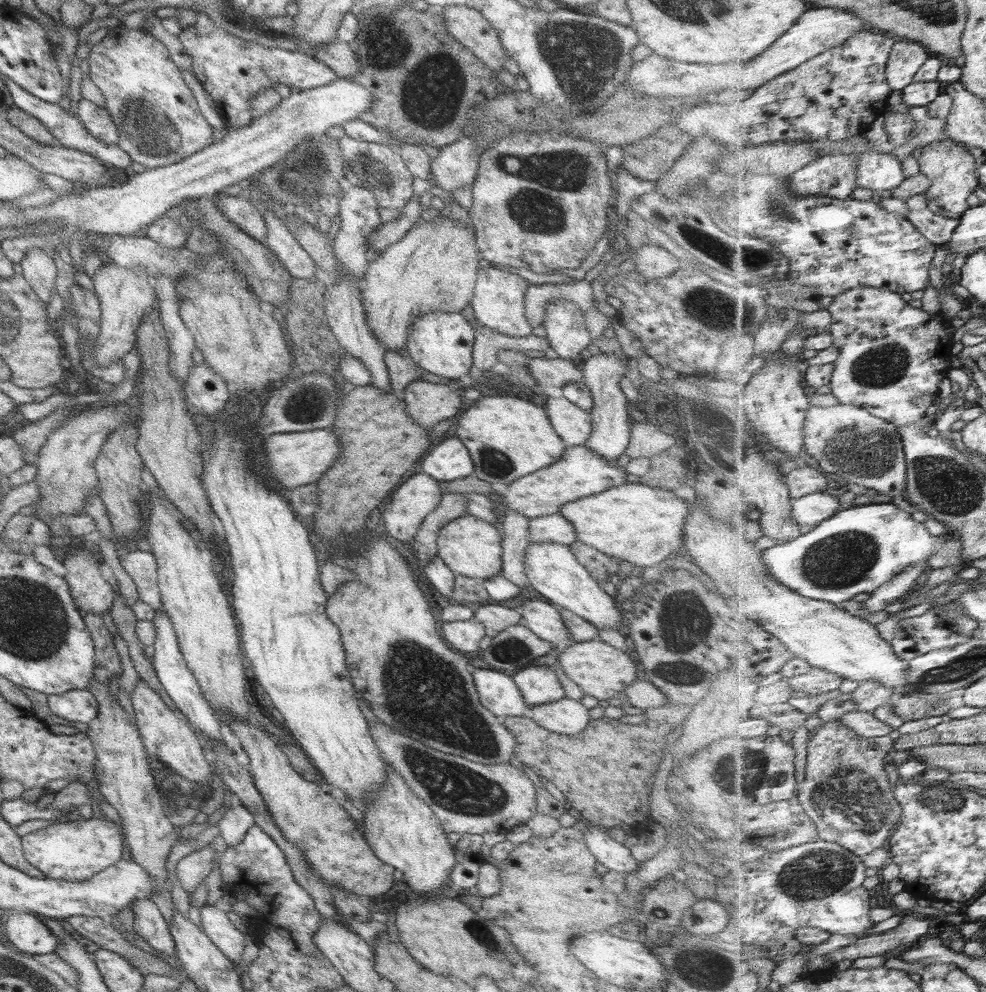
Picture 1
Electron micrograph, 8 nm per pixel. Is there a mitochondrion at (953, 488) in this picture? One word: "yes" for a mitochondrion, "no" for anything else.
yes

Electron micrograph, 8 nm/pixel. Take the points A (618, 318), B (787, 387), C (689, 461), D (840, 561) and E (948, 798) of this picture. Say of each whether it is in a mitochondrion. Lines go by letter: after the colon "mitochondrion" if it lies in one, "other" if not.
A: other
B: other
C: other
D: mitochondrion
E: mitochondrion

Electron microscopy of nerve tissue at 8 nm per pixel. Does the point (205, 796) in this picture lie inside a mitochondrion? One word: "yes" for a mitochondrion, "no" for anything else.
no

